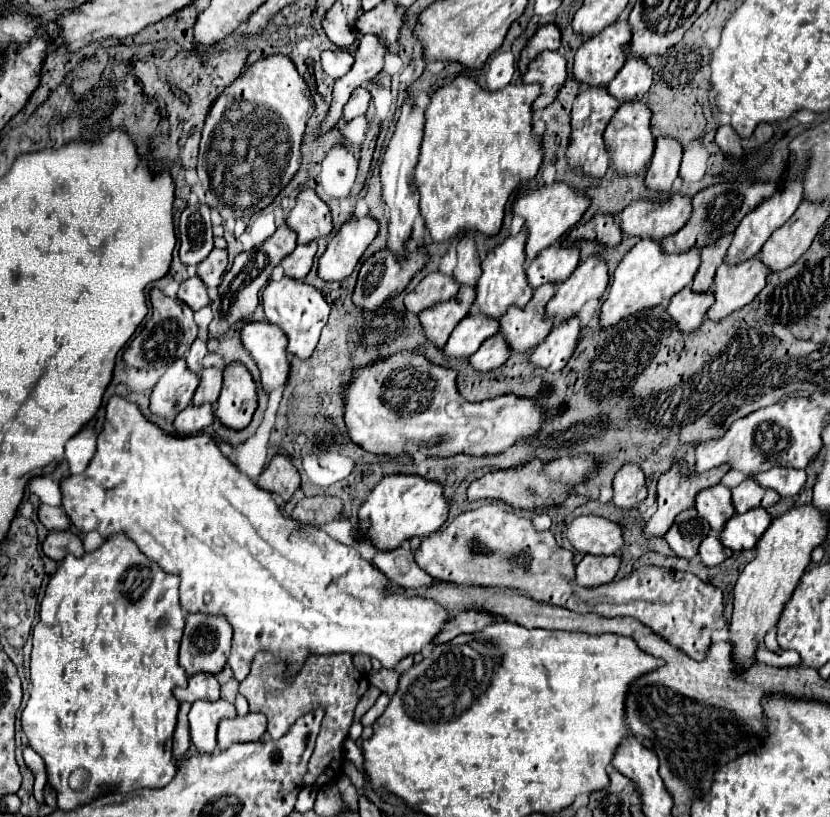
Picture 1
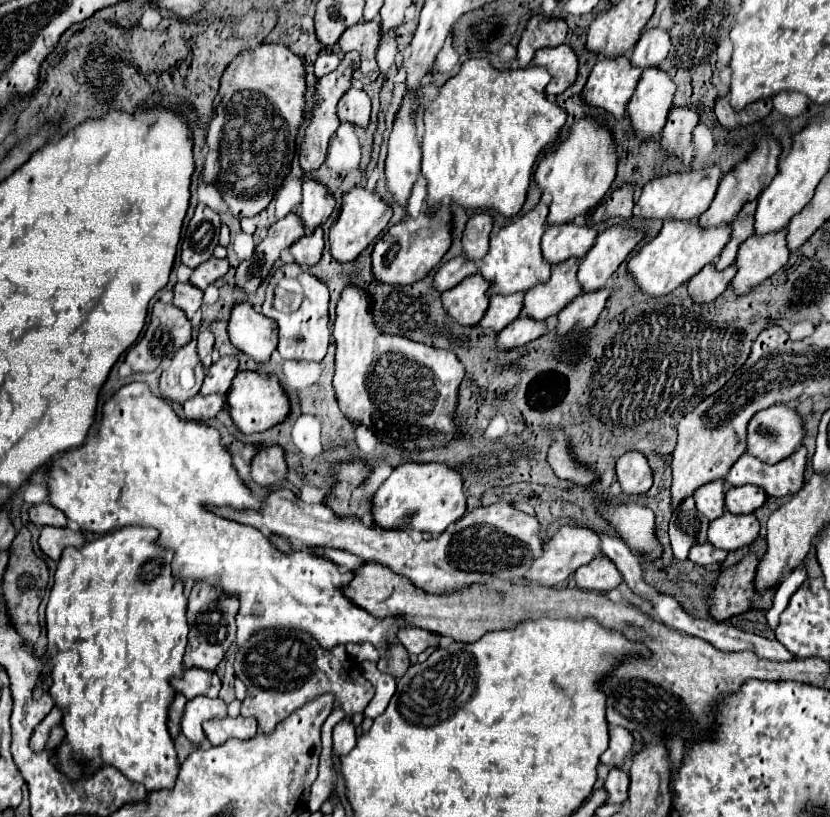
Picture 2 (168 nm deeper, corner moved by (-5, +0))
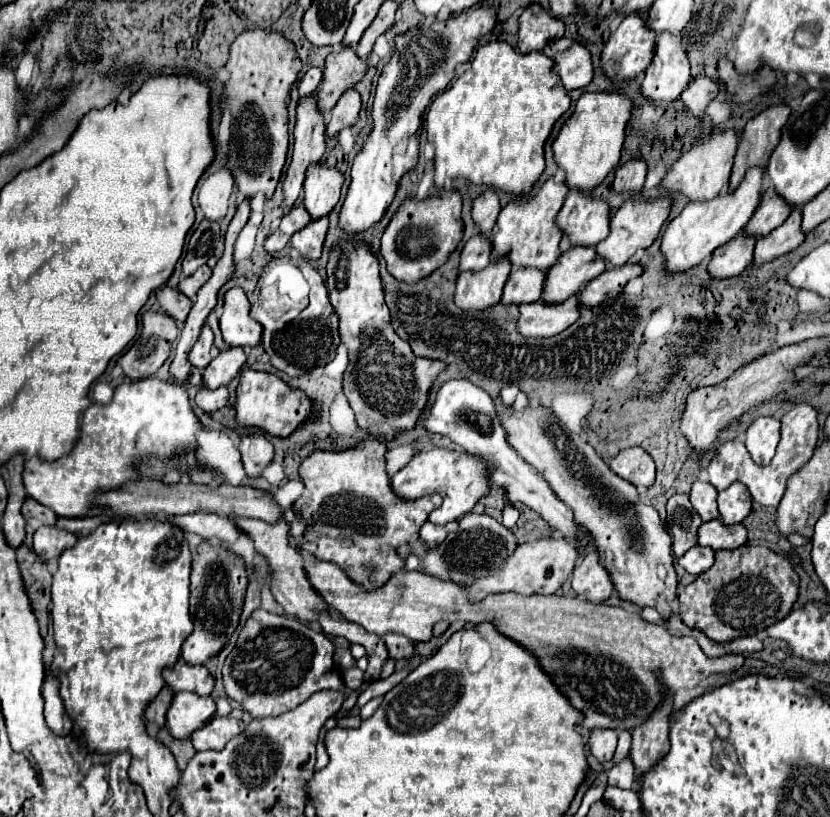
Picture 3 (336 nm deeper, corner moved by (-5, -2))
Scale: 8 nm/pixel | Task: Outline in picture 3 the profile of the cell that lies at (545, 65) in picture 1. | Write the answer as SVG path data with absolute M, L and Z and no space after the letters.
M554 39L550 45L542 49L546 57L554 61L552 73L556 73L562 81L562 85L572 89L582 89L592 81L592 61L586 47L572 39Z

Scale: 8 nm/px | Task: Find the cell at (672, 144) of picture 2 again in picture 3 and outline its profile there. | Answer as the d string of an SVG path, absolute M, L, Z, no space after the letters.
M698 77L694 79L684 91L682 91L682 103L684 103L684 113L692 119L702 119L706 107L710 101L718 95L718 83L710 81L708 77Z

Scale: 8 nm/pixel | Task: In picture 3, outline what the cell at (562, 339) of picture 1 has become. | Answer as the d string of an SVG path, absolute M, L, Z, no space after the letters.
M626 263L618 269L608 269L604 271L602 275L598 275L596 279L592 279L580 293L578 293L578 301L580 301L580 307L594 307L594 305L600 305L608 299L614 299L622 289L624 285L638 277L642 273L642 267L636 265L636 263Z

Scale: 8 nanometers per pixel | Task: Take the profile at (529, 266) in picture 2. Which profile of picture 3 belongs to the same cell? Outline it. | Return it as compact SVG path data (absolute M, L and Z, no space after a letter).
M548 179L534 197L510 201L500 211L500 217L496 223L496 233L492 239L494 261L508 259L514 267L550 269L562 255L562 251L560 251L562 233L556 227L554 217L560 211L566 193L568 193L568 187L564 183L558 183L556 179Z

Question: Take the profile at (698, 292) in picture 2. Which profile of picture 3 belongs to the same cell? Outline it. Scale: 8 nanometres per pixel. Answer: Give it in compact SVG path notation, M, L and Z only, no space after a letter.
M738 233L736 239L728 241L712 253L708 261L708 275L712 279L728 279L740 275L752 263L754 243L754 237L744 237L742 233Z

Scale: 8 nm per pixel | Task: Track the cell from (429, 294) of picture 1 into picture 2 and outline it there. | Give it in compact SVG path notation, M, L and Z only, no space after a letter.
M464 255L454 257L438 269L438 273L434 277L434 287L438 291L448 291L450 287L458 285L460 281L464 281L468 275L474 275L476 271L478 271L476 261L466 259Z

